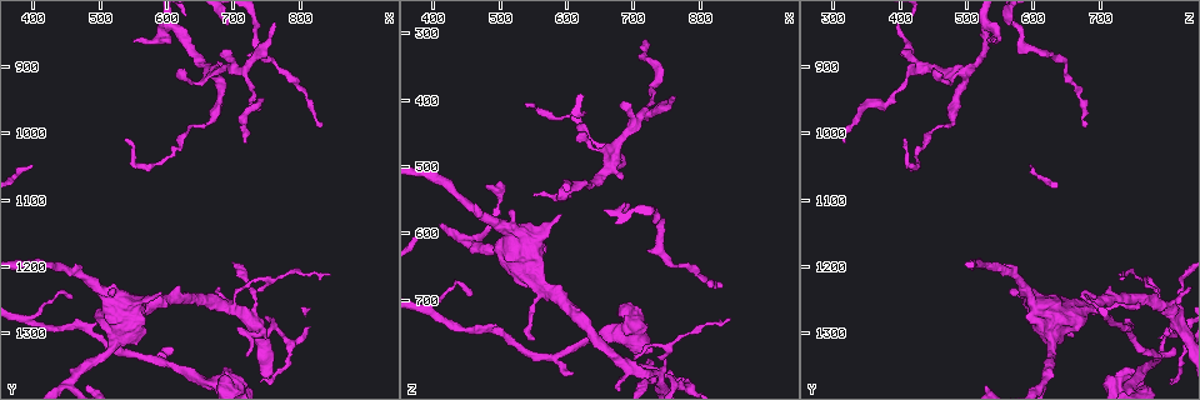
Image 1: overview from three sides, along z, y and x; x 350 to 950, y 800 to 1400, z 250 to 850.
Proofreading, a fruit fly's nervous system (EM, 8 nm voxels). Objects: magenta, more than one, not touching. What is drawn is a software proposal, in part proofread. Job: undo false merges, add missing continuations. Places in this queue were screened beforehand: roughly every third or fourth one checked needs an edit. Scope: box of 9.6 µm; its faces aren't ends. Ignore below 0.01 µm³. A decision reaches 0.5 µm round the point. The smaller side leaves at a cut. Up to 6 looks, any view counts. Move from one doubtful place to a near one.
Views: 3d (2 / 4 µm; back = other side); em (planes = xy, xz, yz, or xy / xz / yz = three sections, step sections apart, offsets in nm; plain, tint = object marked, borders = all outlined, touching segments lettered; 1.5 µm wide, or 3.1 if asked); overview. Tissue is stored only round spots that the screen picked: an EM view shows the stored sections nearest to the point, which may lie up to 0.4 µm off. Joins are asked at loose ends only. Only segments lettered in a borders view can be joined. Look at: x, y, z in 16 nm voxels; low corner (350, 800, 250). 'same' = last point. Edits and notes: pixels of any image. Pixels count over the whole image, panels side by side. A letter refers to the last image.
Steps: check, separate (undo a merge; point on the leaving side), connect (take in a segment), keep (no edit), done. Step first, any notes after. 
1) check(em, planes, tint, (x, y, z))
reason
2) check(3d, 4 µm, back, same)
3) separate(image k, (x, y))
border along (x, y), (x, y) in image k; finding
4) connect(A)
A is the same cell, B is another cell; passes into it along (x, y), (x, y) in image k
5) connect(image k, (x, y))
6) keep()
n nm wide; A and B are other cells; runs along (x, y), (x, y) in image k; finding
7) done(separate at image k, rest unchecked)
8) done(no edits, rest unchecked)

check(em, planes, borders, (610, 1325, 815))
tapers out

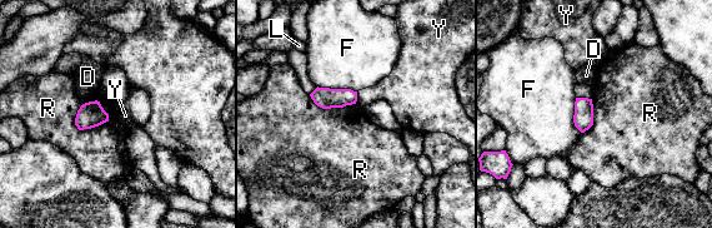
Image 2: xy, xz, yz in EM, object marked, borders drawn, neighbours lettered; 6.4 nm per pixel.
keep()
130 nm wide; D, F, L, R and Y are other cells; no lettered segment goes on from it

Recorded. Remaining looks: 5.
check(3d, 4 µm, (830, 990, 680))
long arm stops here

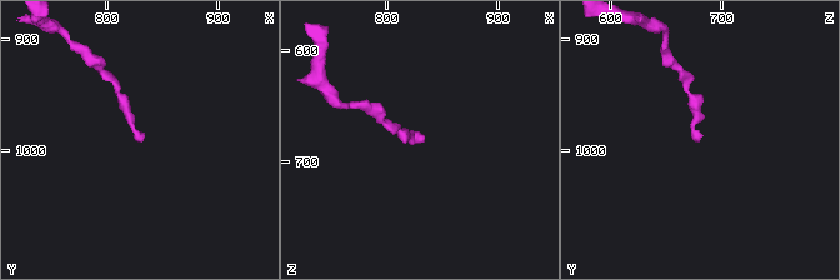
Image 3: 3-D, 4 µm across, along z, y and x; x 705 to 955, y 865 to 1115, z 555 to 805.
check(em, planes, borders, (830, 990, 678))

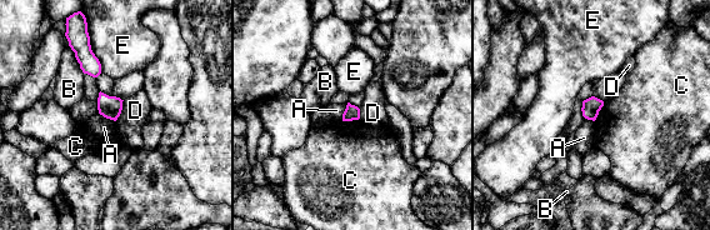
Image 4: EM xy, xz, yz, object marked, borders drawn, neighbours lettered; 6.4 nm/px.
keep()
A, B, C, D and E are other cells; border along (348, 103), (341, 119) in image 4; no lettered segment goes on from it

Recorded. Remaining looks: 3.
check(3d, 2 µm, (670, 910, 490))
four arms meet

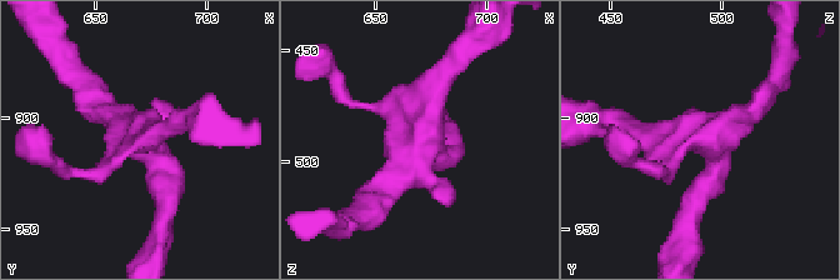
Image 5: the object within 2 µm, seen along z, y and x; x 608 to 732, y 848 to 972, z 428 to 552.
check(em, yz, step 4, tint, (673, 906, 488))

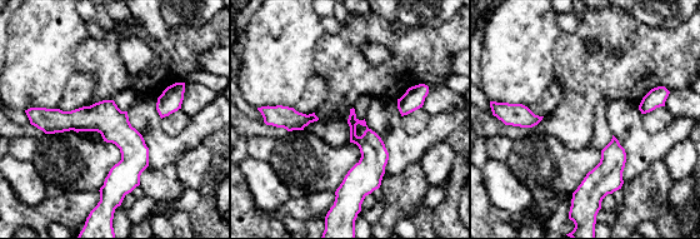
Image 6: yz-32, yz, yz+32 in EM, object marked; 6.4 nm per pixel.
check(em, planes, borders, same)
cut it another way

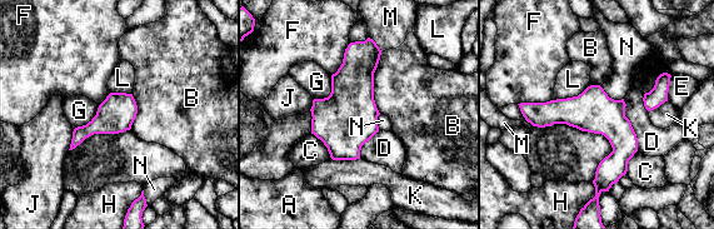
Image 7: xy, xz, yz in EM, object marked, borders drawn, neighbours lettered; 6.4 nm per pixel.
keep()
240 nm wide; A, B, C, D, E, F, G, H, J, K, L, M and N are other cells; border along (600, 86), (609, 96), (623, 99) in image 7; all the same neuron

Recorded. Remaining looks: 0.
done(no edits, rest unchecked)

